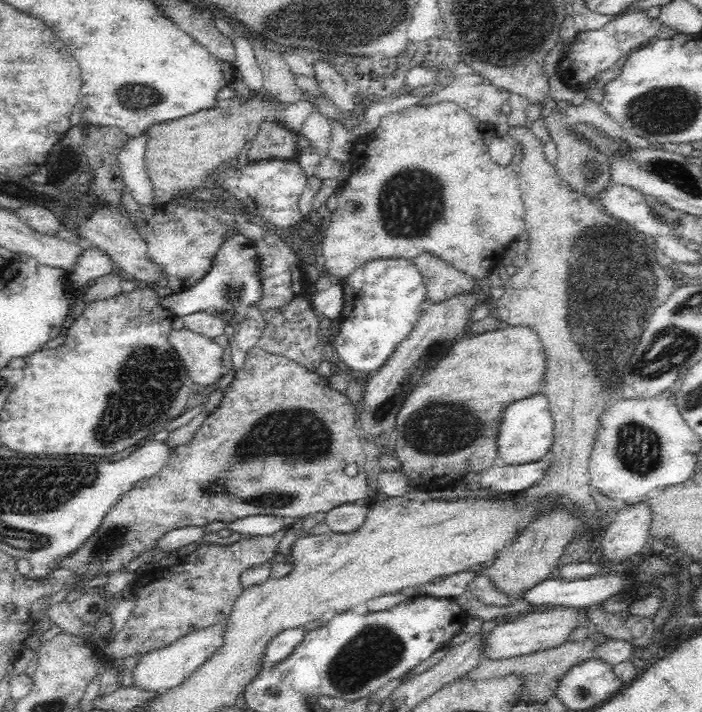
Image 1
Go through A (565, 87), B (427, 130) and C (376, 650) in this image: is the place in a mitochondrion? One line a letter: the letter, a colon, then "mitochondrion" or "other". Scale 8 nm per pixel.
A: other
B: other
C: mitochondrion

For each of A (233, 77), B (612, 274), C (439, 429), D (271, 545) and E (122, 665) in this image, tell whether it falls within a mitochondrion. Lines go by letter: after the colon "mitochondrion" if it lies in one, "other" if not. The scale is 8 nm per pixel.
A: other
B: mitochondrion
C: mitochondrion
D: other
E: other

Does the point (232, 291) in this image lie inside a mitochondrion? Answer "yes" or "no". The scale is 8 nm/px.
yes

